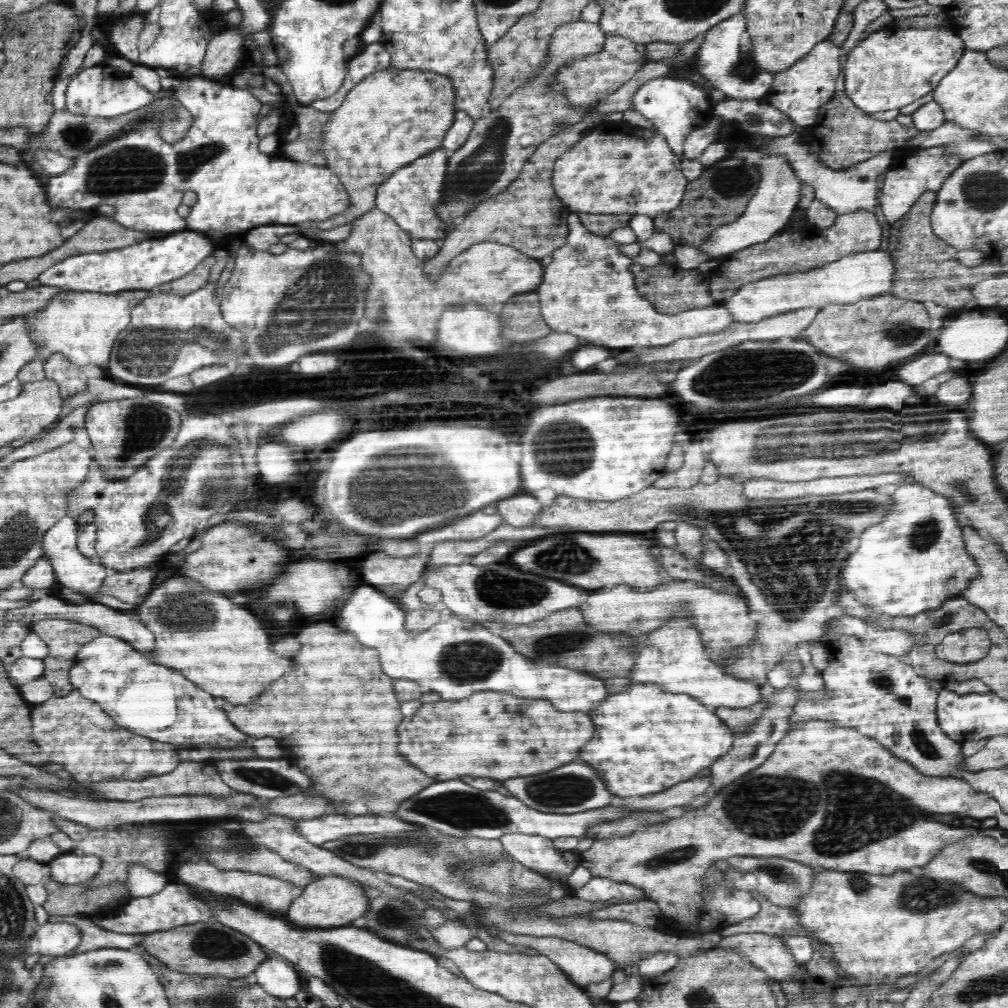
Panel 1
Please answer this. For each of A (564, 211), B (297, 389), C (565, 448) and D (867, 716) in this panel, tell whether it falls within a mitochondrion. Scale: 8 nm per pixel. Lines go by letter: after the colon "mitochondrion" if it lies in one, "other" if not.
A: other
B: other
C: mitochondrion
D: other

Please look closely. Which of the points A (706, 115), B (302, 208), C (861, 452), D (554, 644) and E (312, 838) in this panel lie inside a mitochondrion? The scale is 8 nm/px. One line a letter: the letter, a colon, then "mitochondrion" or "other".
A: other
B: other
C: mitochondrion
D: mitochondrion
E: other

